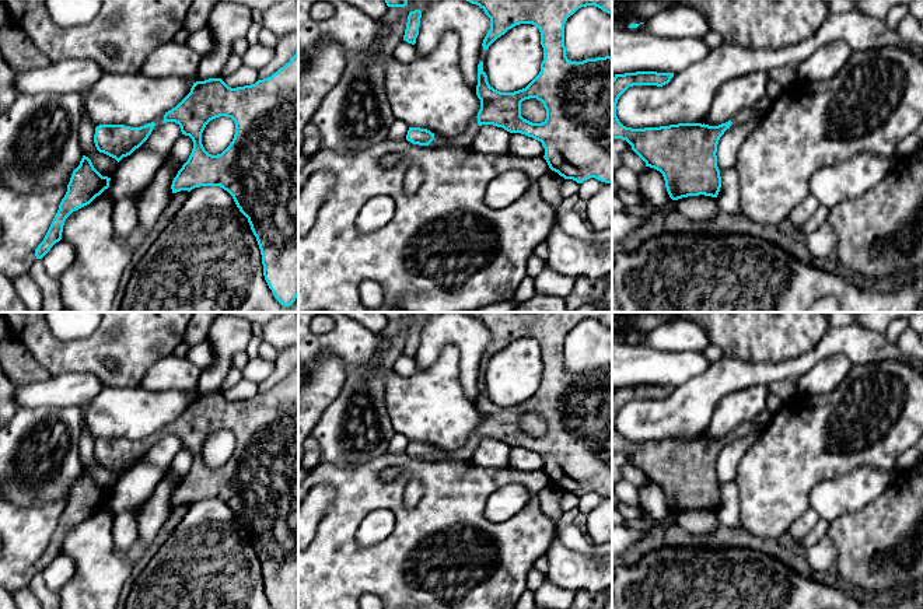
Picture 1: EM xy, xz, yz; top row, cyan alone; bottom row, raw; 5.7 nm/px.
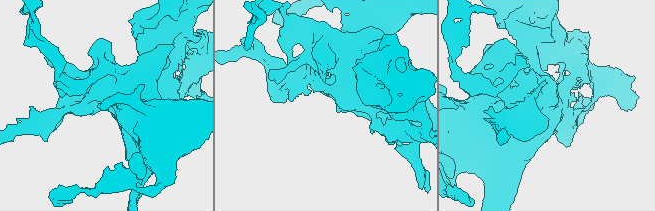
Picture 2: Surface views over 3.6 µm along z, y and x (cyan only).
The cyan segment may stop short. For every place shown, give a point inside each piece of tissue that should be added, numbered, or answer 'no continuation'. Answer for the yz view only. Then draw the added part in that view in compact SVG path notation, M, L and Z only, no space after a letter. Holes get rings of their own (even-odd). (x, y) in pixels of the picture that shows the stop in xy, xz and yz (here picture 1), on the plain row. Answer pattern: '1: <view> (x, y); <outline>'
1: yz (747, 427); M749 421L749 423L744 423L740 428L737 428L737 430L734 430L733 433L731 433L731 440L730 441L733 441L733 440L735 440L735 438L738 438L738 437L742 437L742 435L745 435L745 434L749 434L749 433L752 433L755 430L755 424L752 423L752 421Z

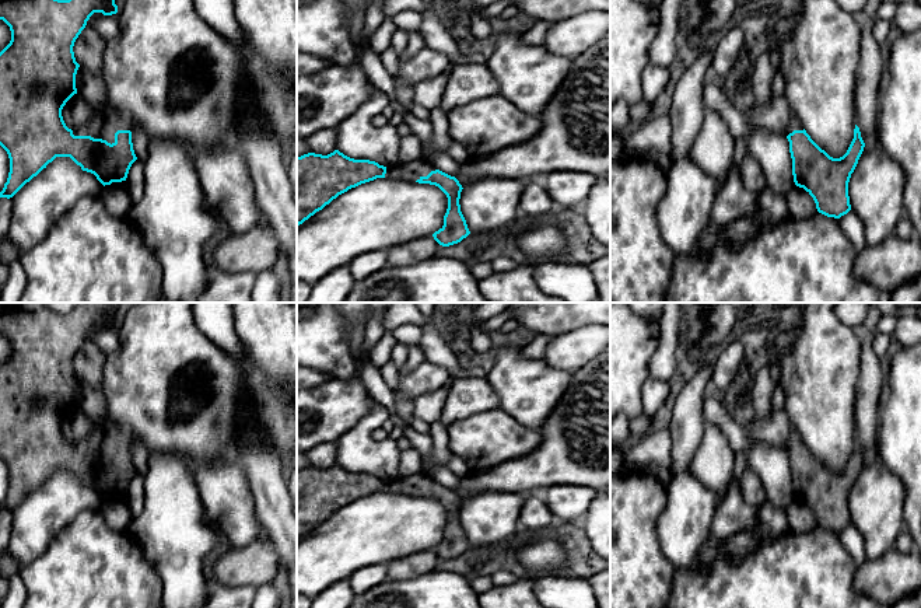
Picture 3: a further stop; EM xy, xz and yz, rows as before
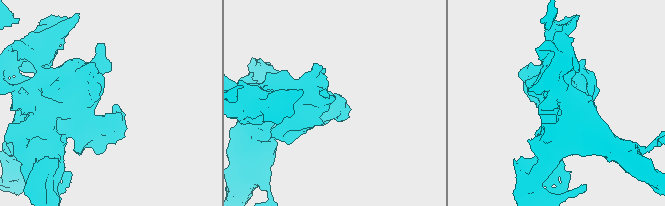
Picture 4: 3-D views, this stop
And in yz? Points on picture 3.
1: yz (795, 437); M792 426L791 431L789 431L788 448L792 447L794 444L803 444L803 440L802 440L799 431Z

